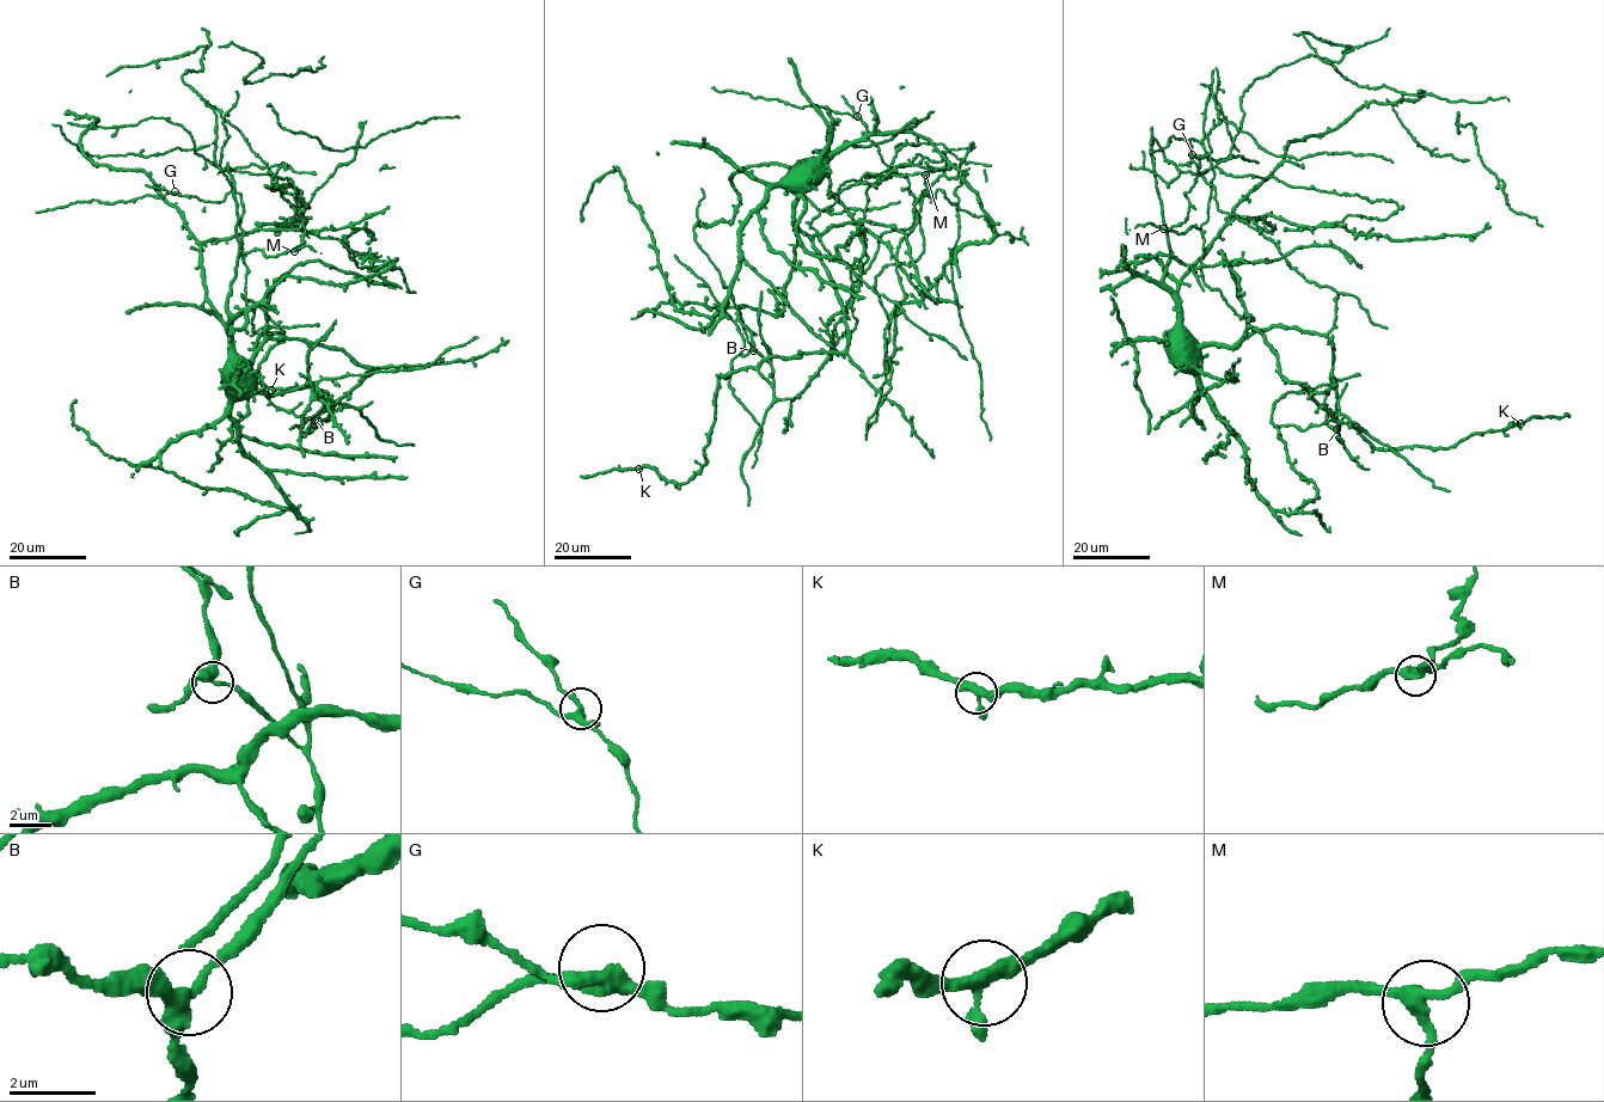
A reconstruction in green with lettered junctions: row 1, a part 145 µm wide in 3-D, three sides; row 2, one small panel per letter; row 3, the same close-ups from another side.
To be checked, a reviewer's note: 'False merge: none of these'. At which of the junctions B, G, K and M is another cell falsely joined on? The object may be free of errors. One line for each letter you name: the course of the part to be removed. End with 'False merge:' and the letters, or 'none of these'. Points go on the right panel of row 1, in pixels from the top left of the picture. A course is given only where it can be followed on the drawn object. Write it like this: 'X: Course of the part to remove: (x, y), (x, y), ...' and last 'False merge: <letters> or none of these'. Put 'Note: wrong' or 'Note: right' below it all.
B: Course of the part to remove: (1336, 430), (1345, 415), (1404, 457), (1422, 476), (1431, 478), (1433, 487), (1449, 490)
False merge: B
Note: wrong

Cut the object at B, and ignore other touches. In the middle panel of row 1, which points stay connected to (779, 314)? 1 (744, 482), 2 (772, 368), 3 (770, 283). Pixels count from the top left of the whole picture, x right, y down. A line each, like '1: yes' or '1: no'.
1: no
2: no
3: yes

